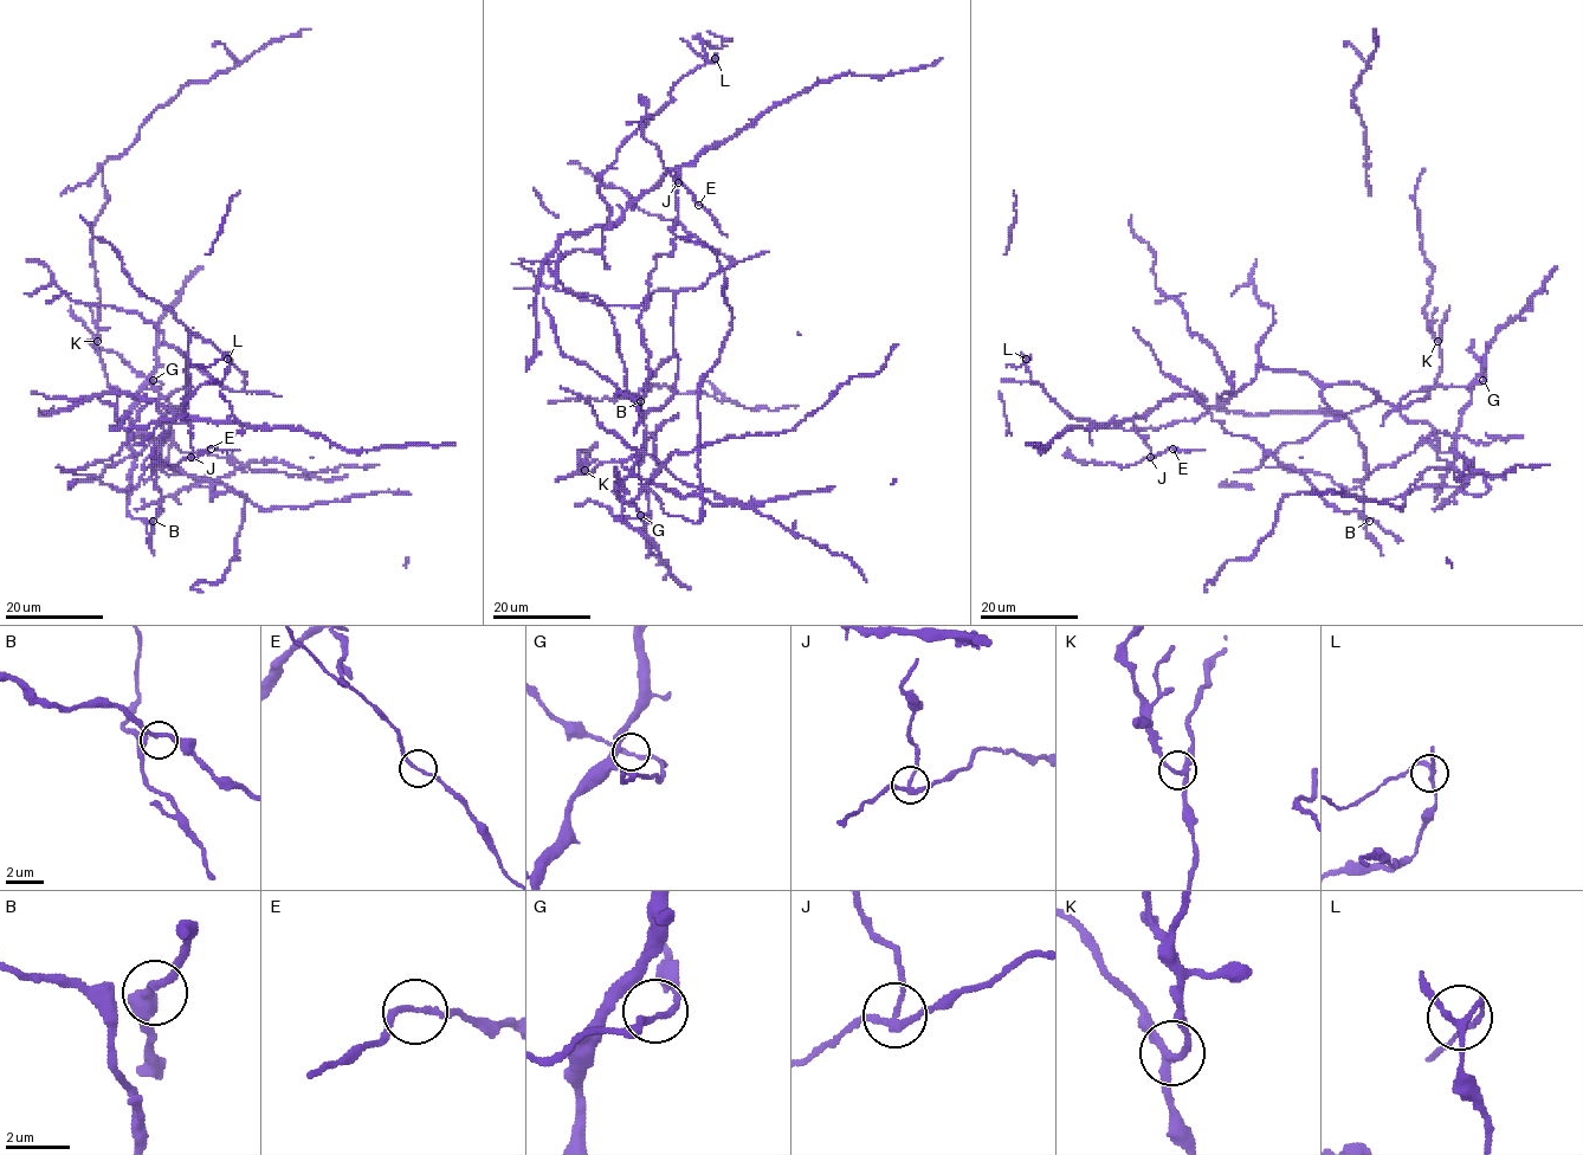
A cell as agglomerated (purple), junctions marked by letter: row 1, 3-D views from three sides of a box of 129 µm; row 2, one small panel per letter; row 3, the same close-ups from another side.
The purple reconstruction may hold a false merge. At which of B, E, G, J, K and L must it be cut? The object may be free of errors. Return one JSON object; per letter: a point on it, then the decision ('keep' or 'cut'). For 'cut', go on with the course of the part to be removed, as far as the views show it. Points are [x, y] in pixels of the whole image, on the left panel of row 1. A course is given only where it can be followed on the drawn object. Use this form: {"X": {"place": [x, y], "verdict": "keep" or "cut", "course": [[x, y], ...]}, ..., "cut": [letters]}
{"B": {"place": [153, 521], "verdict": "keep"}, "E": {"place": [211, 449], "verdict": "keep"}, "G": {"place": [153, 380], "verdict": "keep"}, "J": {"place": [191, 457], "verdict": "cut", "course": [[191, 457], [188, 432], [192, 425]]}, "K": {"place": [97, 341], "verdict": "keep"}, "L": {"place": [227, 359], "verdict": "keep"}, "cut": ["J"]}

